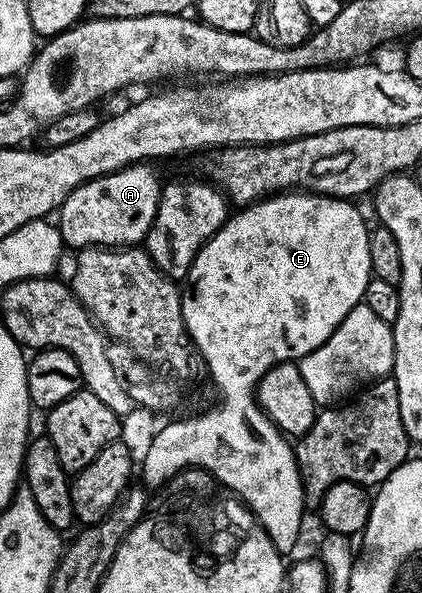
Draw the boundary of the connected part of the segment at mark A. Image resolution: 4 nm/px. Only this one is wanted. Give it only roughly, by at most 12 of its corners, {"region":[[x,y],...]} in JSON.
{"region":[[147,165],[90,179],[58,208],[68,248],[146,240],[161,182]]}

